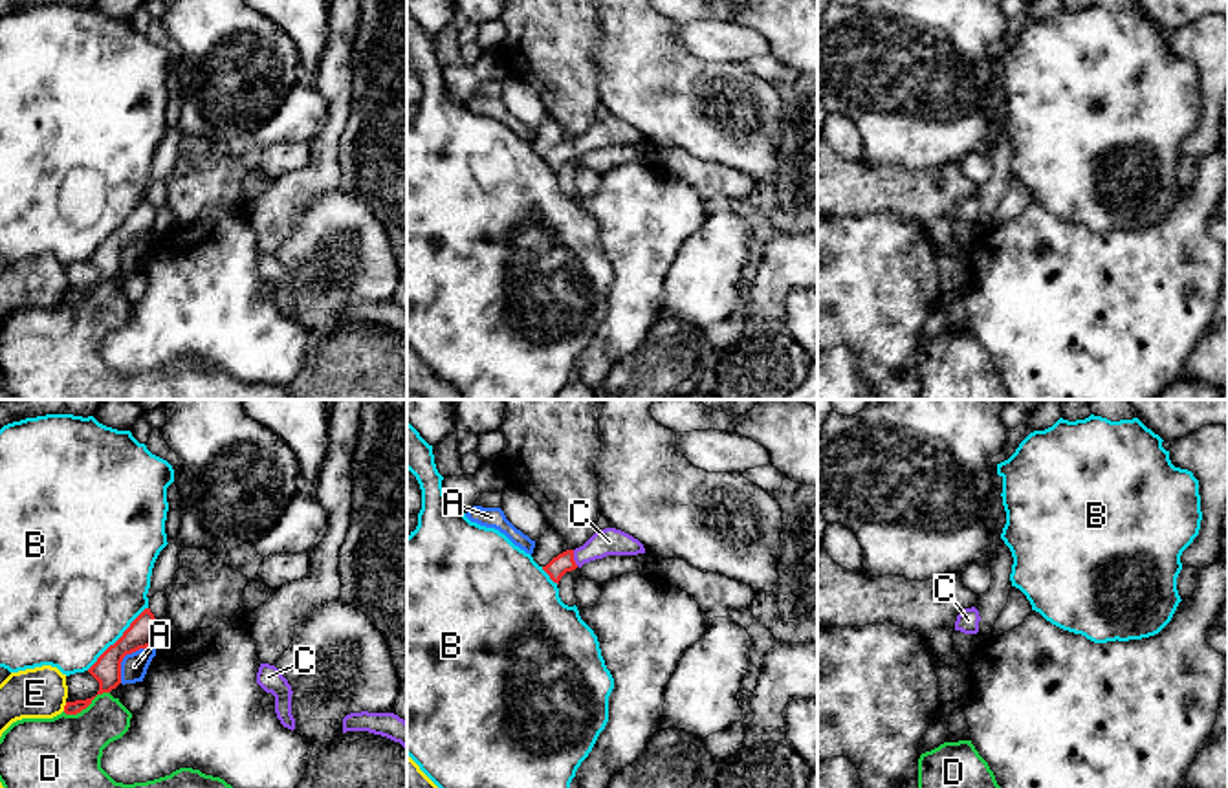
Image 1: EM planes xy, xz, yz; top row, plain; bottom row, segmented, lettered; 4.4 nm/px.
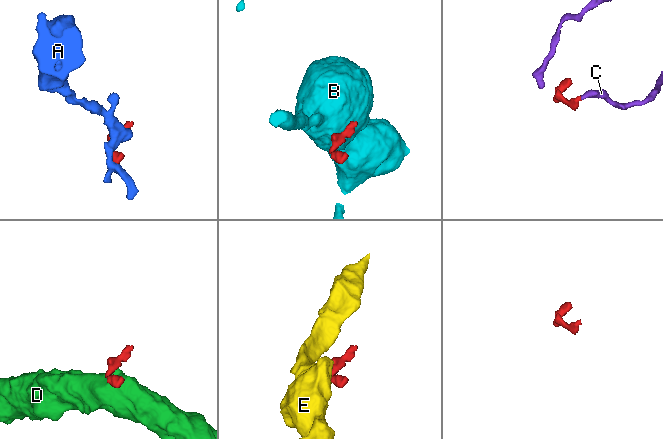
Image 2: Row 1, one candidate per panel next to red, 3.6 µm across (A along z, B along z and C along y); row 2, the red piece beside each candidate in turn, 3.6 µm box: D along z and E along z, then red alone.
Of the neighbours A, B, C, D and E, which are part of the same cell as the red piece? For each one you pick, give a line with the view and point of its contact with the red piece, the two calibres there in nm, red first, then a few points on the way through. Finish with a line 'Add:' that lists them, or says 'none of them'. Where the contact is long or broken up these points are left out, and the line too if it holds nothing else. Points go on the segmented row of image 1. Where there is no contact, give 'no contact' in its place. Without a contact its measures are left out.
C: contact xz (572, 558); calibres 90 and 120 nm
Add: C

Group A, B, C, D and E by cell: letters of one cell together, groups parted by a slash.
A / B / C / D / E

